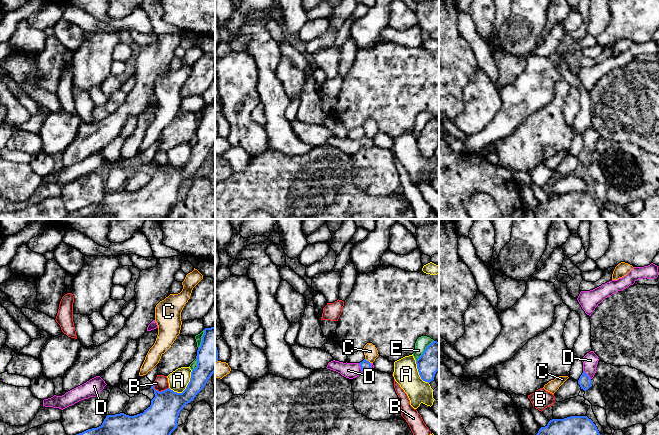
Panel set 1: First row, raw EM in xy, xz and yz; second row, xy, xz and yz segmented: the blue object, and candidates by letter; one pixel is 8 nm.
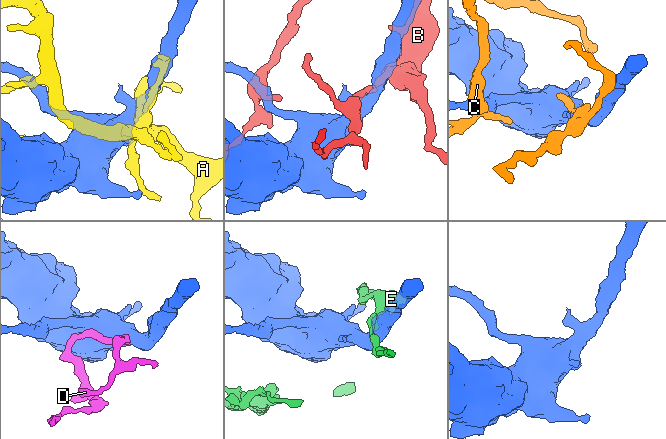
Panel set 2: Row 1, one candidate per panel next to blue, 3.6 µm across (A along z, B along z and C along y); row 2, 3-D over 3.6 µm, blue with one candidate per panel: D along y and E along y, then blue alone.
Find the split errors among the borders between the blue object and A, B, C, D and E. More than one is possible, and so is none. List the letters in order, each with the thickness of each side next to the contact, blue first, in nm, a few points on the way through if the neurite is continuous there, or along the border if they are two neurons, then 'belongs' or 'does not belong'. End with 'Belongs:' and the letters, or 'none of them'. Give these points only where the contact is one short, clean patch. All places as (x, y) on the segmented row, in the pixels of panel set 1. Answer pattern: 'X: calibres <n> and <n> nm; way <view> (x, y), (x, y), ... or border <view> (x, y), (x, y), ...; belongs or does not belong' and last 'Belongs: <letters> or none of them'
A: calibres 240 and 160 nm; does not belong
B: calibres 260 and 110 nm; does not belong
C: calibres 90 and 110 nm; does not belong
D: calibres 90 and 130 nm; way xz (365, 365), (361, 368), (349, 370); belongs
E: calibres 220 and 100 nm; does not belong
Belongs: D

